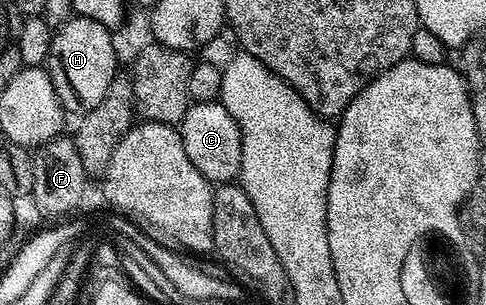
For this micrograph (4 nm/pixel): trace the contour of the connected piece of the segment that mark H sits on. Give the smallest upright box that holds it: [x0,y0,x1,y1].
[48,16,118,115]

